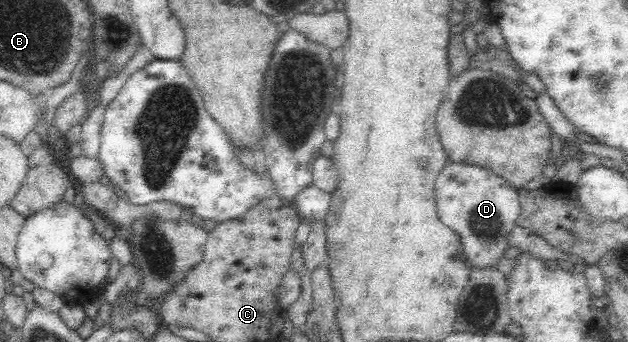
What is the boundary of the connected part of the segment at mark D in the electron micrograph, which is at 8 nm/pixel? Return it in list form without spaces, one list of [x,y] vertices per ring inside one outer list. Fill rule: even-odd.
[[[446,163],[436,179],[438,219],[458,233],[462,255],[471,269],[497,269],[508,247],[508,235],[518,227],[518,190],[489,169],[465,163]]]

